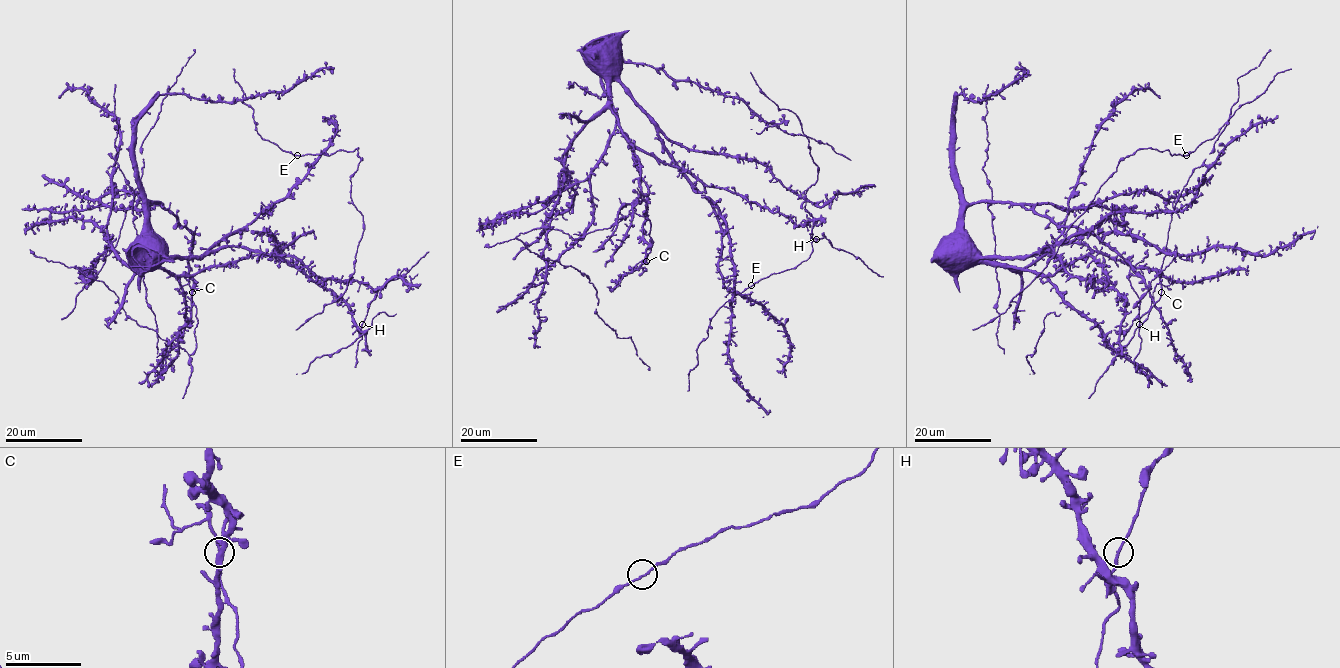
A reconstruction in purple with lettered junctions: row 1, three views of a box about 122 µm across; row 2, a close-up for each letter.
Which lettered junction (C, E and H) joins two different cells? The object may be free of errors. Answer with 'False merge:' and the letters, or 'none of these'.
False merge: C

